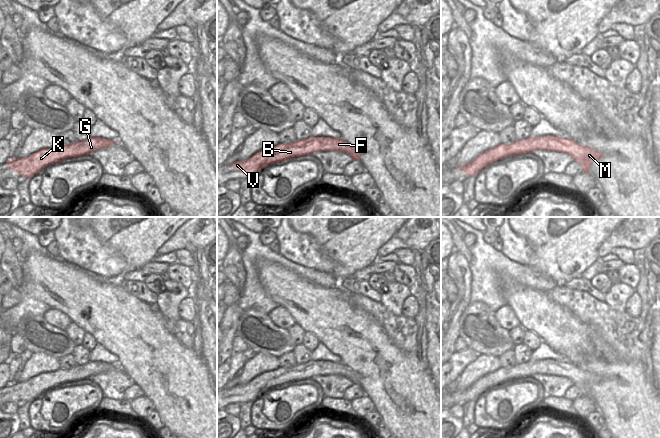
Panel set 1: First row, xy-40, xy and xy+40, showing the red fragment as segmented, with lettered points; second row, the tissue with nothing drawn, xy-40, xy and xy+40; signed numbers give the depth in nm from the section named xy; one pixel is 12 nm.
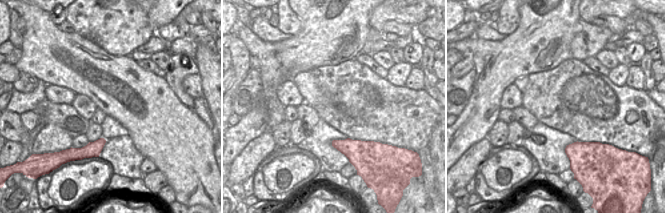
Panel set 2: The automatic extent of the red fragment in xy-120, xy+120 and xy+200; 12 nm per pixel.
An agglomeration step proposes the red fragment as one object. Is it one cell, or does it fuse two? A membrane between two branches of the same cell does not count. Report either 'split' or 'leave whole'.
split

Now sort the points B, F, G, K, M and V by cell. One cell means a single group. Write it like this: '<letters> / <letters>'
B G K V / F M

